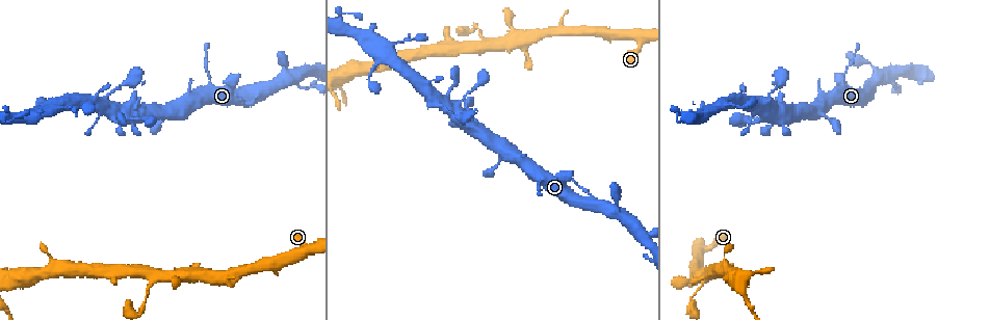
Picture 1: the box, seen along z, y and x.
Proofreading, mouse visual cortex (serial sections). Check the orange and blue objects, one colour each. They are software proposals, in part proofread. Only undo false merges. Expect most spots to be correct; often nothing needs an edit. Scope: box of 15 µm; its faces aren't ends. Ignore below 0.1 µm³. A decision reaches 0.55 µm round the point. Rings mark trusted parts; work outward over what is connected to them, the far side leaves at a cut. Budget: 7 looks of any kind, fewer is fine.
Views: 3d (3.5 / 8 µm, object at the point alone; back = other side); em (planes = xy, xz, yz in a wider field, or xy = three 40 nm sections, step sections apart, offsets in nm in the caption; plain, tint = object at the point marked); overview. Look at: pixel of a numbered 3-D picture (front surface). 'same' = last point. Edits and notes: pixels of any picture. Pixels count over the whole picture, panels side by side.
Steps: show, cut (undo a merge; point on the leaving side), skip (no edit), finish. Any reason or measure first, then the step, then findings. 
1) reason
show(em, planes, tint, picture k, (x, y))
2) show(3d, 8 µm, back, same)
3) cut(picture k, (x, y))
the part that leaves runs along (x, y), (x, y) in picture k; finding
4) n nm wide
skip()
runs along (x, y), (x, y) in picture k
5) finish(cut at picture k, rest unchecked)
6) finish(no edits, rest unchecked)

narrows sharply
show(3d, 3.5 µm, picture 1, (308, 89))

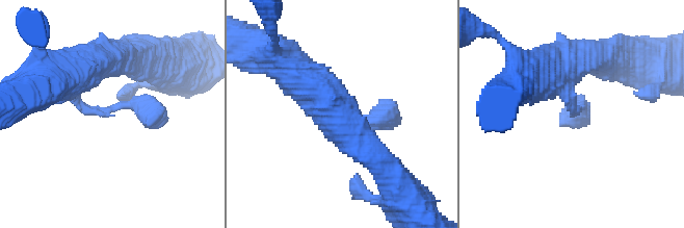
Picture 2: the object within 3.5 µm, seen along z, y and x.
arms of 300, 450 nm
show(em, xy, step 3, tint, picture 2, (105, 109))

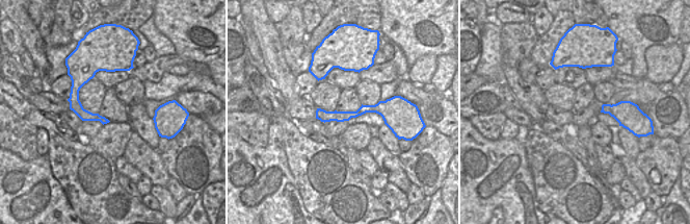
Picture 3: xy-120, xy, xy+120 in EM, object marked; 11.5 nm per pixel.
skip()
runs along (310, 83), (319, 116), (377, 121), (380, 99) in picture 2; continuous, no second cell

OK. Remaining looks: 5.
arms part here
show(3d, 3.5 µm, back, picture 1, (59, 271))

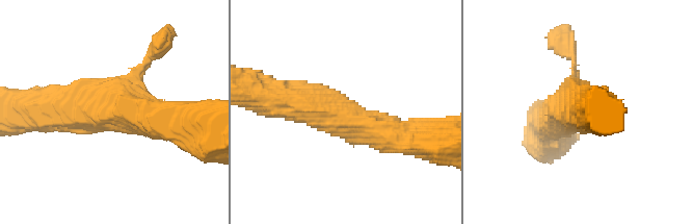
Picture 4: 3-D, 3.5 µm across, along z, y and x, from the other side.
shape alone is not enough
show(em, xy, step 1, tint, picture 4, (118, 110))

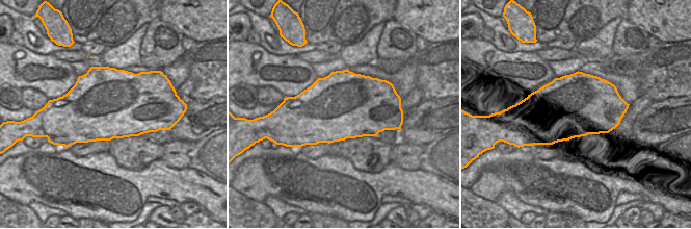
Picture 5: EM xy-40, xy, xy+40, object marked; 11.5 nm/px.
cut it another way
show(em, xy, step 2, tint, same)

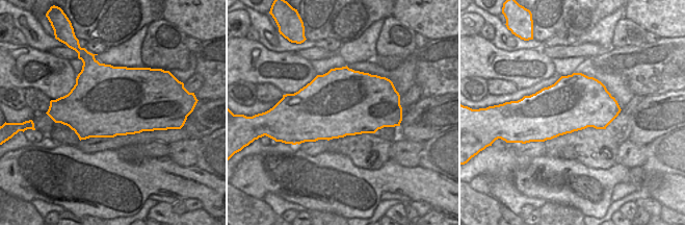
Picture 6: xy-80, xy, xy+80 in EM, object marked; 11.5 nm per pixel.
skip()
runs along (284, 100), (415, 141) in picture 4; all the same cell

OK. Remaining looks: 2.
sudden change in width
show(3d, 3.5 µm, picture 1, (751, 313))

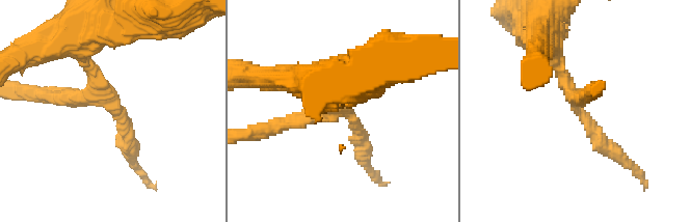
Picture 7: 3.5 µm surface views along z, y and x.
arms of 200, 250 nm; now the EM
show(em, xy, step 3, tint, picture 7, (355, 120))

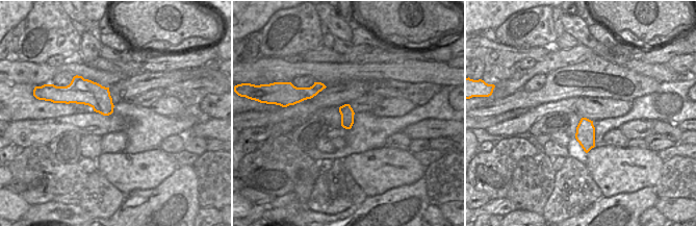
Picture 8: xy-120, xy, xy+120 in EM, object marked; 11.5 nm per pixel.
skip()
runs along (556, 60), (595, 136), (628, 156) in picture 7; one cell here

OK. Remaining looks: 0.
finish(no edits, rest unchecked)

